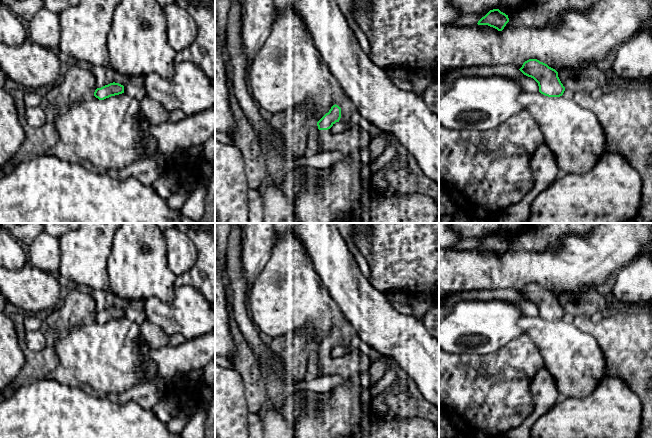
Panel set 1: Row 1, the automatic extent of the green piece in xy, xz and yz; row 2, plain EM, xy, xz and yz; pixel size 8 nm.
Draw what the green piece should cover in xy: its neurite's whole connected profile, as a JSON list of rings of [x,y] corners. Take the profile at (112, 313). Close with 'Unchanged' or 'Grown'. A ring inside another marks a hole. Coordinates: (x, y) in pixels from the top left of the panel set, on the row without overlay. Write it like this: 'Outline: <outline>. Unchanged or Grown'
Outline: [[[113,306],[101,312],[97,312],[94,316],[94,320],[99,324],[104,324],[111,320],[119,319],[122,317],[124,317],[124,310]]]. Unchanged

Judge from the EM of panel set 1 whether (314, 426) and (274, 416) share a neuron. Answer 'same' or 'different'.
different

